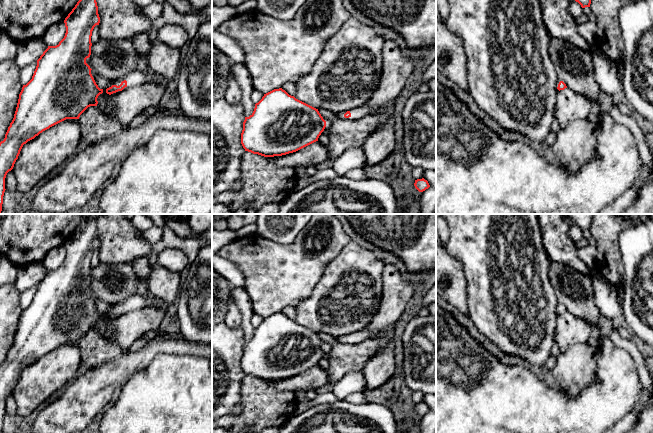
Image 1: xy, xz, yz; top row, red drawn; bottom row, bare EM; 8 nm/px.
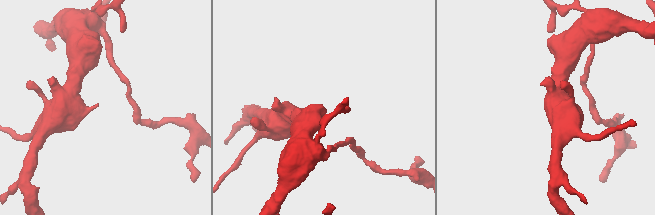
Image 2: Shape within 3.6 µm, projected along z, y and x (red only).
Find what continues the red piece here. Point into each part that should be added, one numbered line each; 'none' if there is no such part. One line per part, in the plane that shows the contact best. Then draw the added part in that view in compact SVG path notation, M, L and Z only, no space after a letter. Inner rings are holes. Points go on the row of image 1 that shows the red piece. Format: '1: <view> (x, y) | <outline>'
1: xy (135, 78) | M150 69L146 73L143 73L142 71L133 71L129 73L124 79L120 79L115 81L112 85L119 86L122 81L127 81L127 86L124 89L142 85L146 82L156 82L156 83L162 83L164 86L167 86L169 83L169 80L165 79L164 77L152 72Z

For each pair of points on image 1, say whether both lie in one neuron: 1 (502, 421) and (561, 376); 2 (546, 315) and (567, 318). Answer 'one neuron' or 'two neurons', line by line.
1: two neurons
2: two neurons

